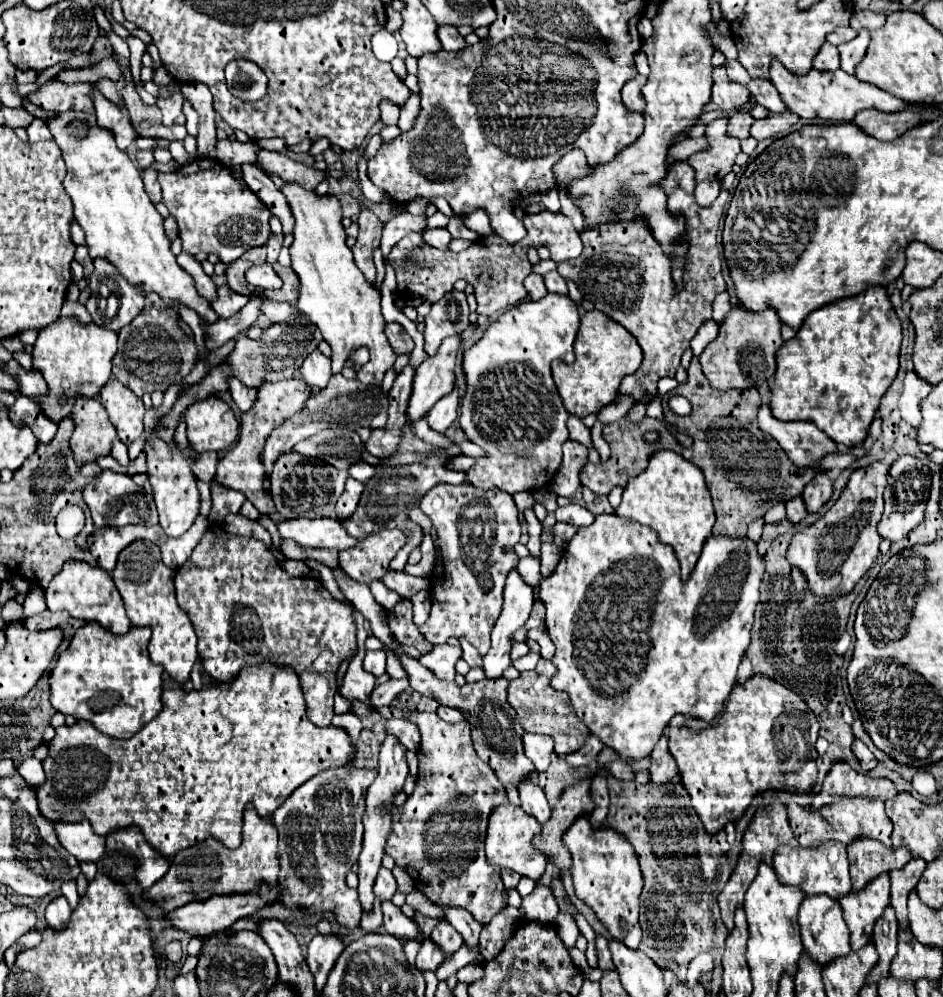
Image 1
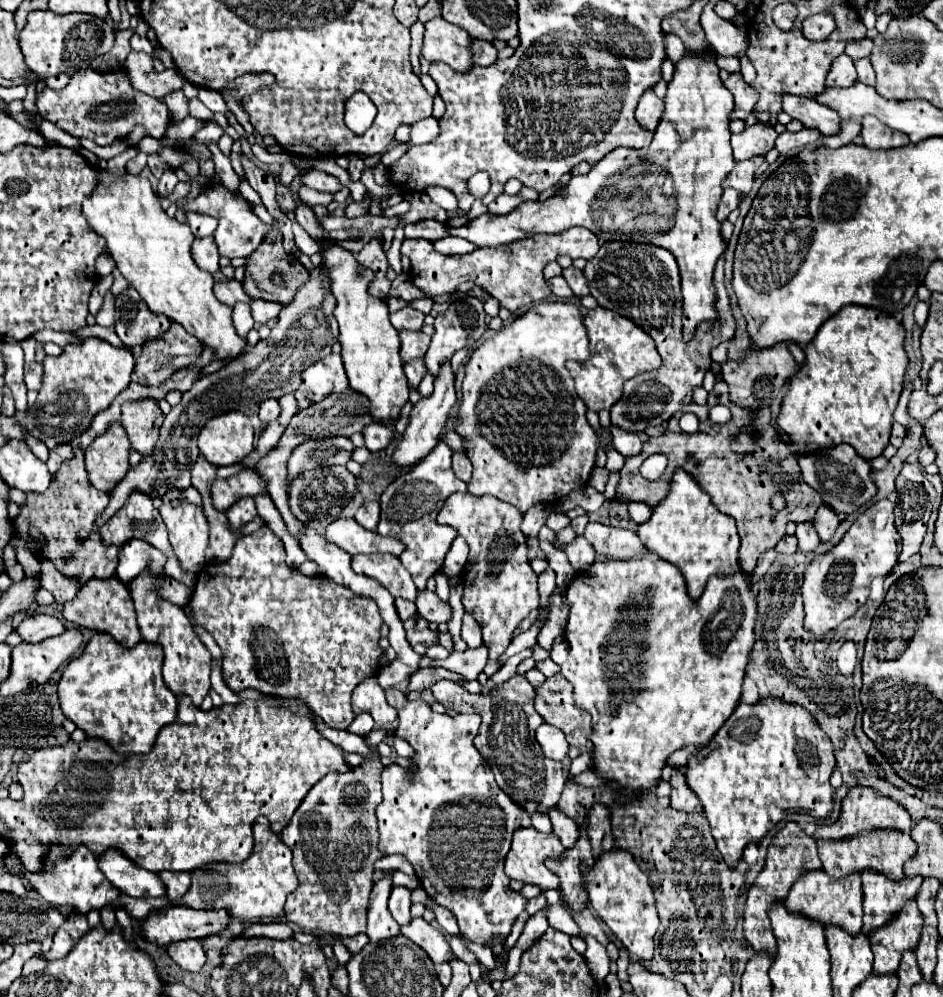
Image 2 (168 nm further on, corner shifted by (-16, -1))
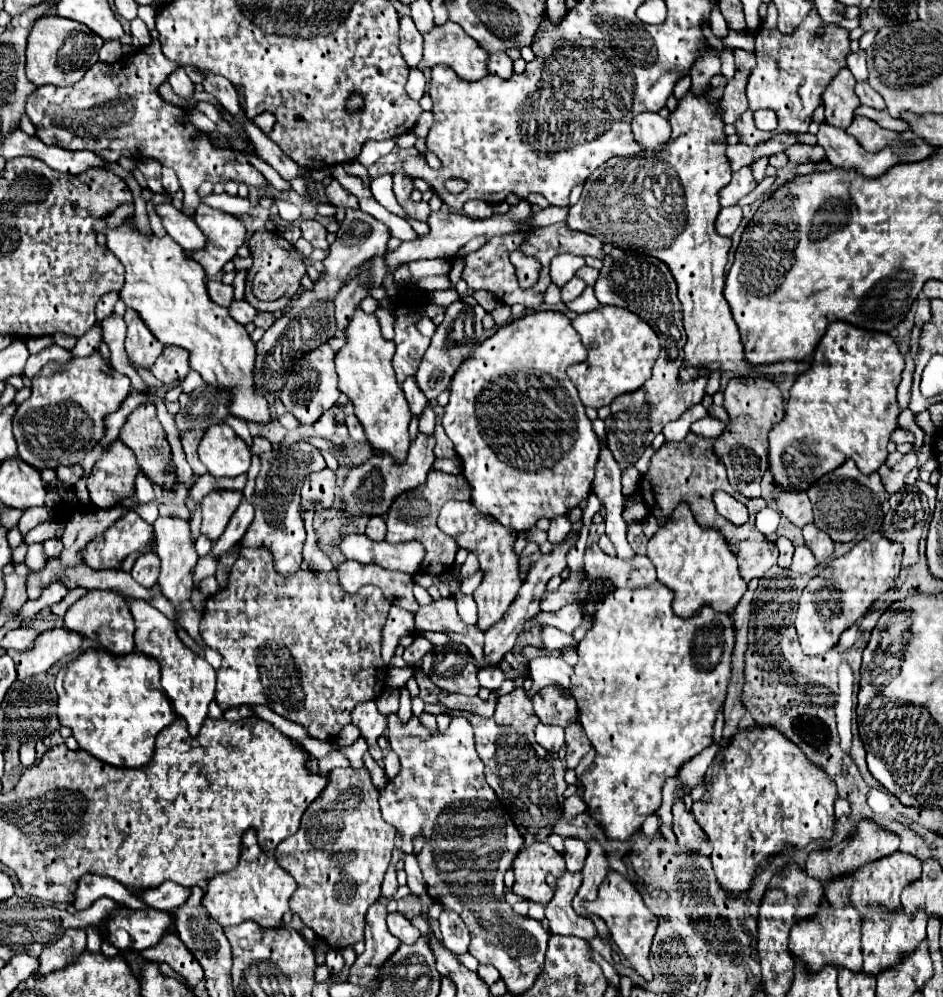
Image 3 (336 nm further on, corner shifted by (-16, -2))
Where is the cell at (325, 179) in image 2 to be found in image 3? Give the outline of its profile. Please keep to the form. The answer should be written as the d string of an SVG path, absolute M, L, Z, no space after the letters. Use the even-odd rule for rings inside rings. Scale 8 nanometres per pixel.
M332 180L328 188L326 188L326 198L330 204L334 206L342 206L342 208L358 208L358 200L344 190L337 180Z

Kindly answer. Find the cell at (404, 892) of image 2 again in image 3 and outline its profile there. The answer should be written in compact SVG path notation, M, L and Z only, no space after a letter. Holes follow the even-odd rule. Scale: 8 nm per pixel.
M394 912L388 914L388 930L392 936L396 936L402 944L414 944L420 938L420 932L406 920L402 914Z

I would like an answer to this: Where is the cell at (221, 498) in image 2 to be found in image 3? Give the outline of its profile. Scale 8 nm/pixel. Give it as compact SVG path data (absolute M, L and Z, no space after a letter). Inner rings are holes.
M214 490L210 492L204 500L202 500L202 526L200 526L200 534L206 536L208 540L216 542L230 516L234 514L234 510L238 508L242 500L242 492L230 492L230 490Z

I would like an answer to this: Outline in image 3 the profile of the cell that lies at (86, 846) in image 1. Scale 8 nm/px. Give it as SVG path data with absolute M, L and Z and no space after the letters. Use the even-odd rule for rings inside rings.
M164 882L156 890L144 890L144 894L138 894L138 898L142 898L152 908L170 912L182 906L188 900L188 894L190 894L190 888L176 886L174 882Z

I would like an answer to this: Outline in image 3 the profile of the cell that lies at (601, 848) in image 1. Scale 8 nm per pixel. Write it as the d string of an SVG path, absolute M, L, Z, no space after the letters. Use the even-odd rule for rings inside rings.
M608 872L606 880L602 882L600 890L598 890L598 898L594 902L586 902L584 910L588 914L596 914L600 916L610 930L610 936L614 940L614 944L618 946L618 950L628 958L628 962L632 964L632 968L646 980L652 980L652 970L648 964L648 952L650 952L650 944L658 926L658 920L652 916L652 912L646 908L646 904L642 902L642 896L636 892L636 888L624 880L620 874L616 872Z

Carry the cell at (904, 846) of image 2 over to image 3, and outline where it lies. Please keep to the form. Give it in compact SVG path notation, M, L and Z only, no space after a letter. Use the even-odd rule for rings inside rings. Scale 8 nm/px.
M896 852L896 854L892 854L892 858L882 858L880 862L874 862L872 866L864 866L864 870L860 870L860 874L848 874L848 878L836 878L836 882L828 882L828 886L826 886L826 898L836 908L838 906L840 908L842 906L854 906L858 910L858 914L862 916L862 920L864 920L866 910L870 906L882 906L882 908L888 908L892 912L898 912L902 908L900 906L900 892L908 884L916 882L920 878L920 874L922 874L922 864L918 862L918 858L914 858L910 854L904 854L904 852Z

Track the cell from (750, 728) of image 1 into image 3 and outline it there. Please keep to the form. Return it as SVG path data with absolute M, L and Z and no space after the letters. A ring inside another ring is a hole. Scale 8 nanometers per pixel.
M758 726L752 730L740 730L732 738L730 746L718 752L706 774L706 780L706 802L694 802L692 814L704 830L706 838L712 842L710 860L716 872L716 880L728 898L738 898L740 894L748 892L760 864L772 856L782 854L786 844L802 850L812 840L830 840L834 834L834 800L838 796L836 786L828 782L824 770L812 766L812 762L800 754L800 748L792 746L792 742L788 742L788 738L784 738L778 730L762 730Z

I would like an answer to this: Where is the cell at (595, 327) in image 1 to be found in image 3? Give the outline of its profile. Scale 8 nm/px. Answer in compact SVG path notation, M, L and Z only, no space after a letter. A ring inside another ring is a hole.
M598 306L592 312L578 314L572 320L572 326L580 334L582 344L588 346L588 358L582 364L572 364L568 368L568 376L584 406L608 406L614 398L642 388L650 378L652 366L660 354L660 340L640 316L620 306Z

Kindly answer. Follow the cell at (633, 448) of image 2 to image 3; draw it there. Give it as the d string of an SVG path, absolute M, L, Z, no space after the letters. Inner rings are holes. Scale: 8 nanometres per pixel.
M630 466L622 472L622 494L624 494L624 498L628 498L636 490L638 482L640 482L640 472L634 466Z

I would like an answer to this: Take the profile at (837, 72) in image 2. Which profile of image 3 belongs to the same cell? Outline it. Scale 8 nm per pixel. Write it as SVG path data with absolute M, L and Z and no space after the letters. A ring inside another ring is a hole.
M848 68L840 70L840 74L832 80L832 84L822 96L828 124L836 128L846 128L854 120L854 112L860 106L854 94L854 86L856 86L856 80Z

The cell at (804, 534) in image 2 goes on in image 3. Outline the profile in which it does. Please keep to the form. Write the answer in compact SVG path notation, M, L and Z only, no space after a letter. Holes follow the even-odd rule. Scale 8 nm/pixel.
M804 544L798 546L796 552L794 552L794 560L792 560L790 570L796 572L796 574L808 574L814 568L816 568L816 560L814 560L812 552Z

